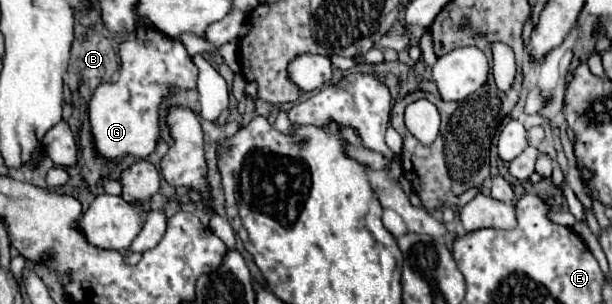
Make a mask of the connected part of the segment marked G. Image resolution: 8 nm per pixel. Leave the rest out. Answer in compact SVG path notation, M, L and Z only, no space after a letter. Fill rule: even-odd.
M138 26L136 38L120 42L120 60L118 80L102 82L88 104L92 134L98 152L106 158L120 158L124 154L146 158L160 140L158 110L162 100L174 90L196 88L198 68L180 40L170 38L152 26Z

